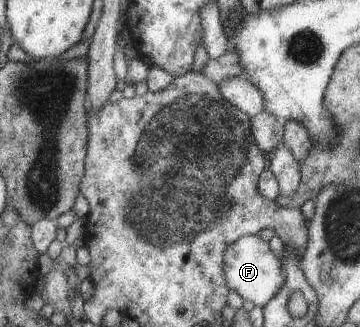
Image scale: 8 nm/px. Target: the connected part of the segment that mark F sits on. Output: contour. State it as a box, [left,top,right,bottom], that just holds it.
[223,234,283,308]

